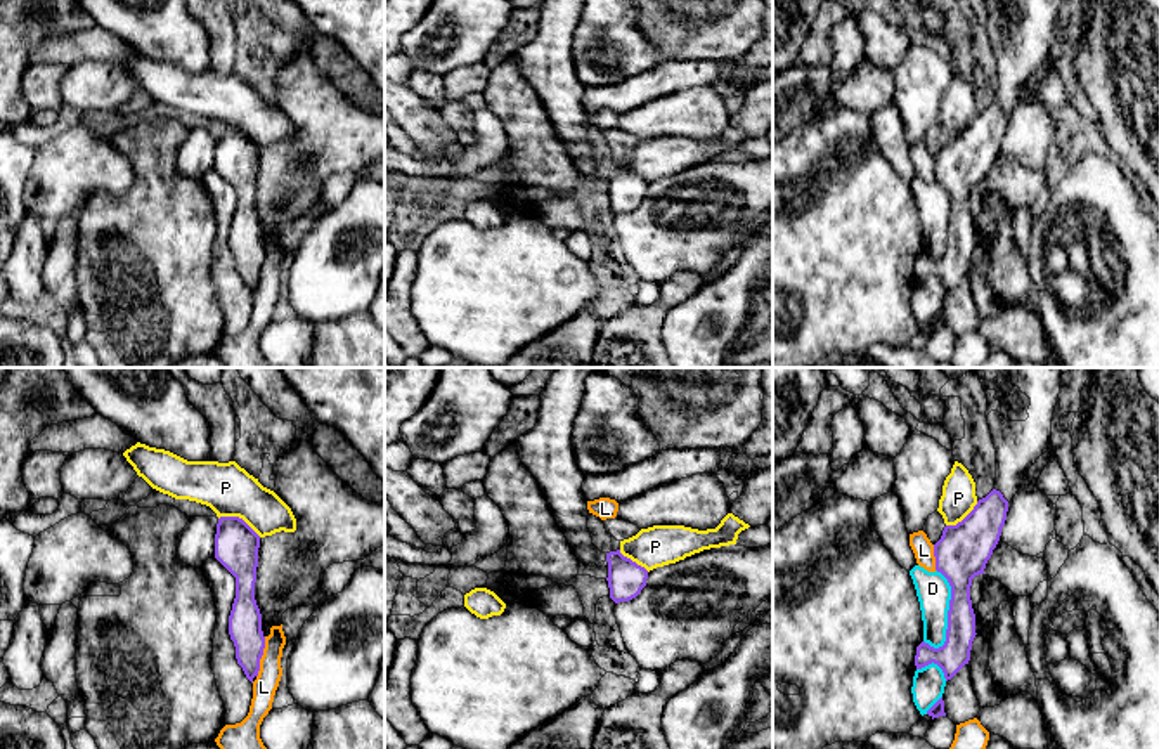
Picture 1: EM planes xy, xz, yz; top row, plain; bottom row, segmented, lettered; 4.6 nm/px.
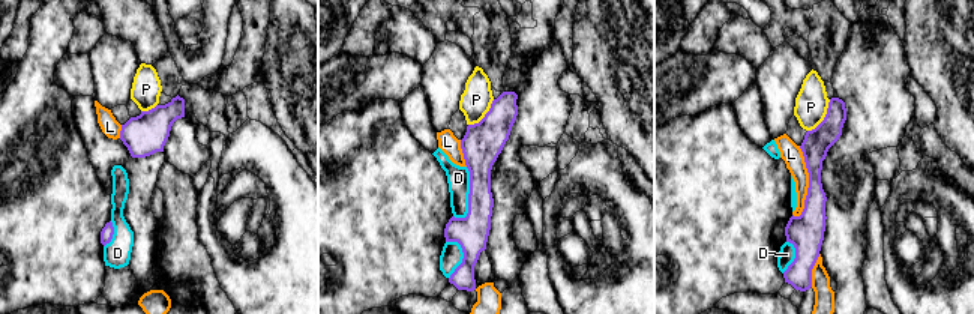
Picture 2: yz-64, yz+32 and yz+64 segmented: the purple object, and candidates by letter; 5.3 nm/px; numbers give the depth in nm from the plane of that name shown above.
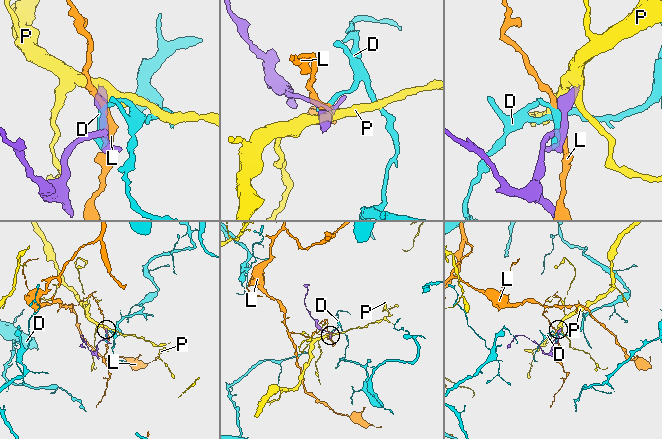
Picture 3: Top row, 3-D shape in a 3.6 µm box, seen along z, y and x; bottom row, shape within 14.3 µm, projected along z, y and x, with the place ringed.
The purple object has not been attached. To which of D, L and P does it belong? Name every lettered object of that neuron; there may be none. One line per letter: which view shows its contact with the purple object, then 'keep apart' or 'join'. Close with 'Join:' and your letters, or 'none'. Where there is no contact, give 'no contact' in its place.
D: contact in yz; keep apart
L: contact in xy; keep apart
P: contact in xy; keep apart
Join: none

